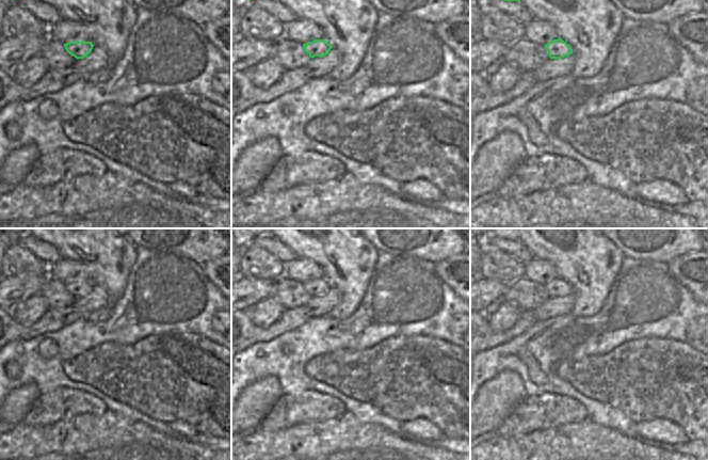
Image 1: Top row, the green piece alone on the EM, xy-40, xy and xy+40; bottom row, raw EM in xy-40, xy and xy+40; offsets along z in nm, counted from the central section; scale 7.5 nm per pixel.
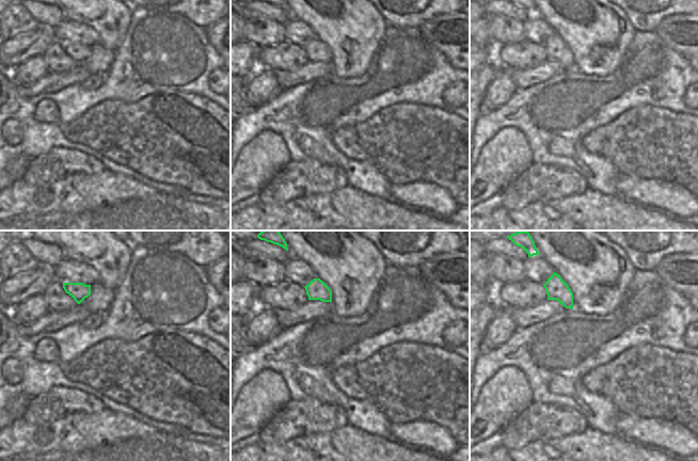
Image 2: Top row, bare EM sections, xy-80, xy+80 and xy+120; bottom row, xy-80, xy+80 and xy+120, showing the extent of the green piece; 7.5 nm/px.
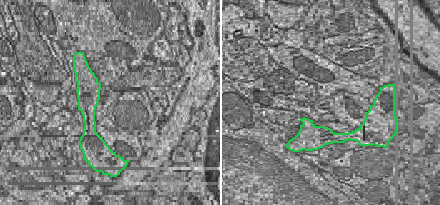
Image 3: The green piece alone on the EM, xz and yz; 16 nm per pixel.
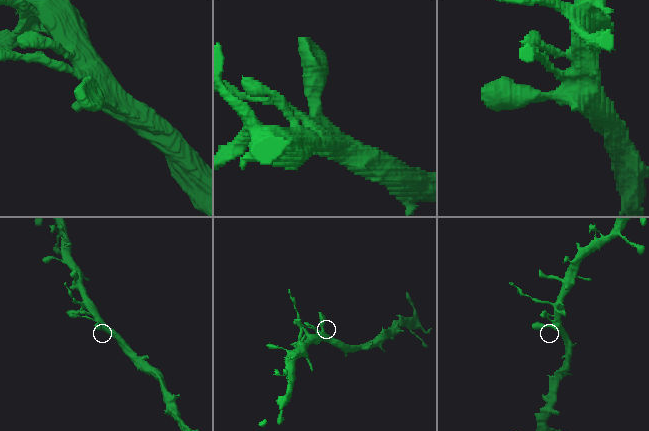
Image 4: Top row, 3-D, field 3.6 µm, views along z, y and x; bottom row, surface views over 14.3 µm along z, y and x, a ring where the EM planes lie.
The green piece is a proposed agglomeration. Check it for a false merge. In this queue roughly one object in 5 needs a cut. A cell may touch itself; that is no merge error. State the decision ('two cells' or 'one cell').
one cell

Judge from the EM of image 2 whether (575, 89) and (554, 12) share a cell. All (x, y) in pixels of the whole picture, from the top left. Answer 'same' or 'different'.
different

